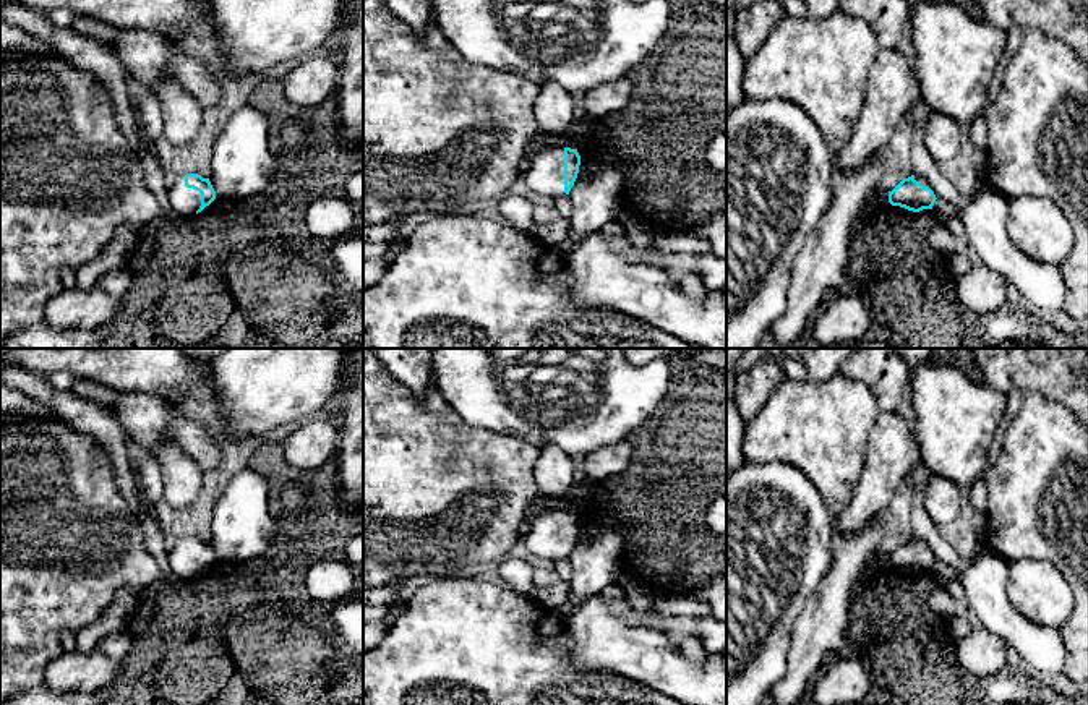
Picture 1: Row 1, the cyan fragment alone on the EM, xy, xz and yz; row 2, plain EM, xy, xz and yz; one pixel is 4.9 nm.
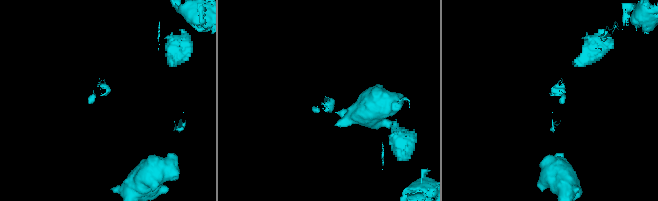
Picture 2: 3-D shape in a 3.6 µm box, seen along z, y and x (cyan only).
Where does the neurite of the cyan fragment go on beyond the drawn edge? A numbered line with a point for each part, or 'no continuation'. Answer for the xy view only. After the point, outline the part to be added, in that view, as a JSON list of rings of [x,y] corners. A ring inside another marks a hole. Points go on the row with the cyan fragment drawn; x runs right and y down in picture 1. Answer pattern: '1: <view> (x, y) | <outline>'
1: xy (184, 201) | [[[180,175],[169,183],[169,207],[173,214],[191,216],[201,206],[201,193],[185,186],[185,177]]]

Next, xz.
1: xz (547, 174) | [[[548,146],[532,157],[532,167],[524,173],[530,190],[558,198],[564,193],[564,147]]]

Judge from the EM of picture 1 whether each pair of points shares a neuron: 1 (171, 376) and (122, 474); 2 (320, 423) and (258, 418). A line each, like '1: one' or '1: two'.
1: two
2: two

